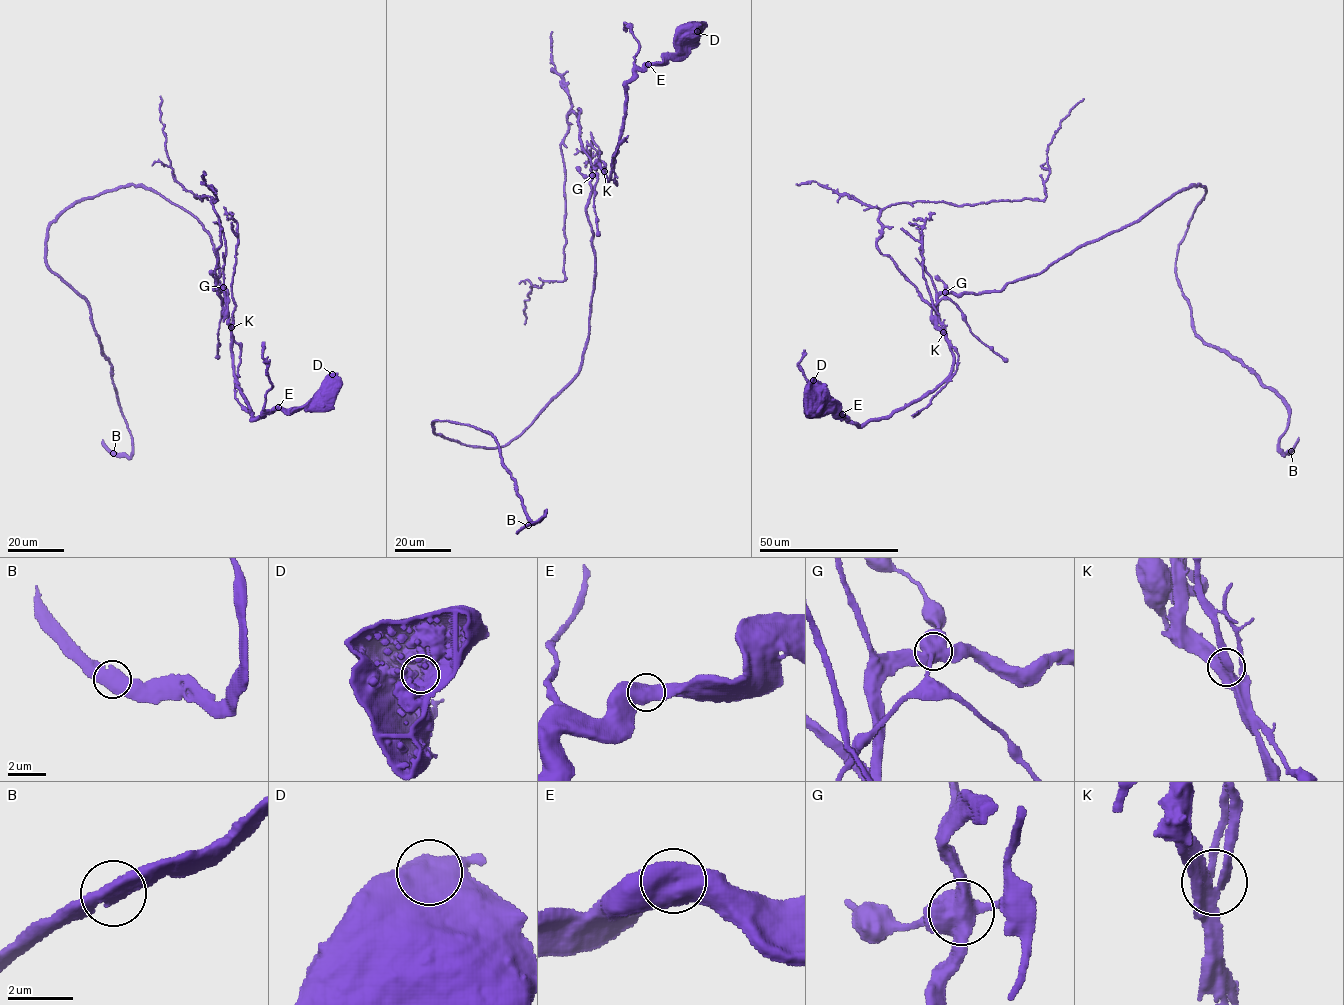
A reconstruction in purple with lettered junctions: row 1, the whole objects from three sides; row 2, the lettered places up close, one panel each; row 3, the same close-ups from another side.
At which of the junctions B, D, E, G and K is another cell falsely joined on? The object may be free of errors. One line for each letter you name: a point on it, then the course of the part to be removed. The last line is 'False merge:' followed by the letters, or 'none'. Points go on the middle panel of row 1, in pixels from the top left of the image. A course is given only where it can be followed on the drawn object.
G: Place: (592, 175). Course of the part to remove: (592, 175), (596, 174), (597, 181), (593, 198), (599, 235)
False merge: G

